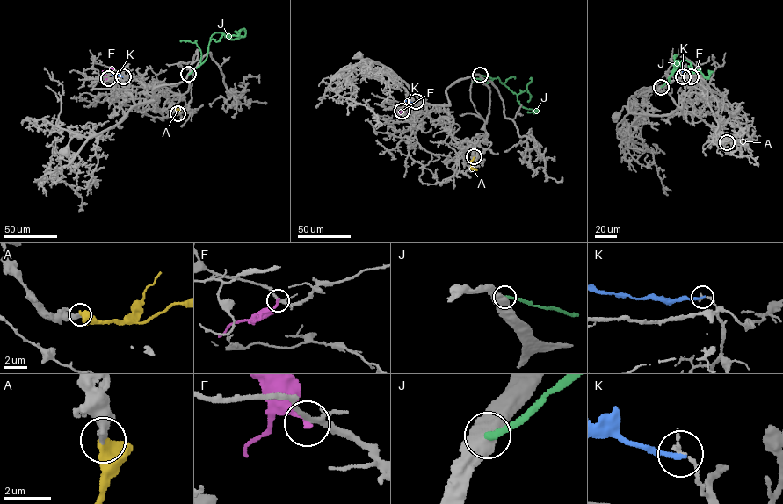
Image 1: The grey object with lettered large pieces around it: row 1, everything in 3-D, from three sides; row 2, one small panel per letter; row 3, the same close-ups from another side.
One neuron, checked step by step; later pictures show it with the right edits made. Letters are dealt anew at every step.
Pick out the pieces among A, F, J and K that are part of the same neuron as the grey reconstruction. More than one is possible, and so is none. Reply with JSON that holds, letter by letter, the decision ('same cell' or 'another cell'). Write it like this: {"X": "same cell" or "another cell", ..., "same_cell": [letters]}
{"A": "same cell", "F": "another cell", "J": "another cell", "K": "another cell", "same_cell": ["A"]}

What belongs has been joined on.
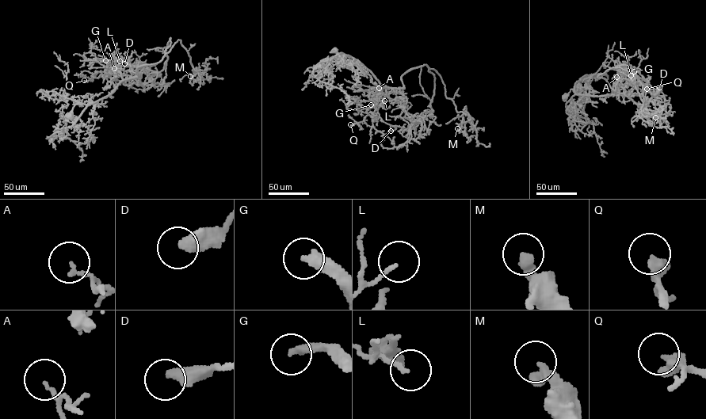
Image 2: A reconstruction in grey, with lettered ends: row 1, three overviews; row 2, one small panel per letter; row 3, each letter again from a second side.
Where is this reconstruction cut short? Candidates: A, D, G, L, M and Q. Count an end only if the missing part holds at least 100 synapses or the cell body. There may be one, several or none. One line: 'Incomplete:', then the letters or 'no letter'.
Incomplete: G

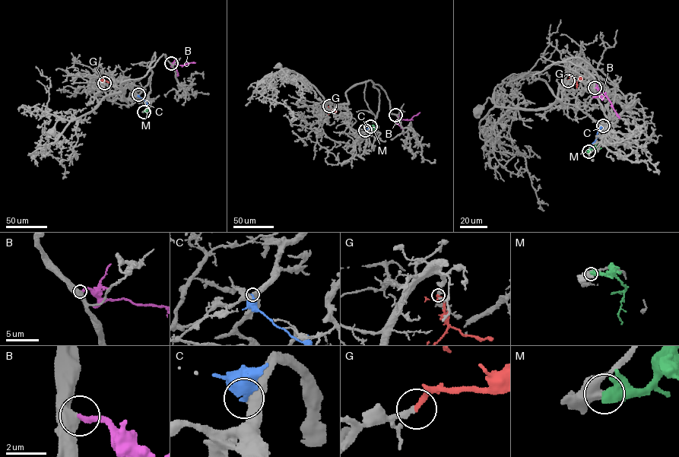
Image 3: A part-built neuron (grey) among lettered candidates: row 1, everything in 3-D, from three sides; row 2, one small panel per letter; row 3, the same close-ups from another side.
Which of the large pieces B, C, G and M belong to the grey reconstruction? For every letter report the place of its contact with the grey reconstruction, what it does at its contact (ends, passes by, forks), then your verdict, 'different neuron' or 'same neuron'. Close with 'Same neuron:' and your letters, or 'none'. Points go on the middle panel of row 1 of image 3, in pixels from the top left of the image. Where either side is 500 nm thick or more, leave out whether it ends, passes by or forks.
B: (395, 115) | it ends | same neuron
C: (365, 130) | it ends | different neuron
G: (329, 106) | it ends | same neuron
M: (370, 126) | different neuron
Same neuron: B, G

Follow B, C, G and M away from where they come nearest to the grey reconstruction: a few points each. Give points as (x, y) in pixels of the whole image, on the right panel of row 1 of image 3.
B: (594, 87), (601, 93), (603, 99), (599, 96), (592, 97)
C: (603, 125), (591, 147)
G: (568, 80), (582, 78)
M: (588, 151), (599, 141)

